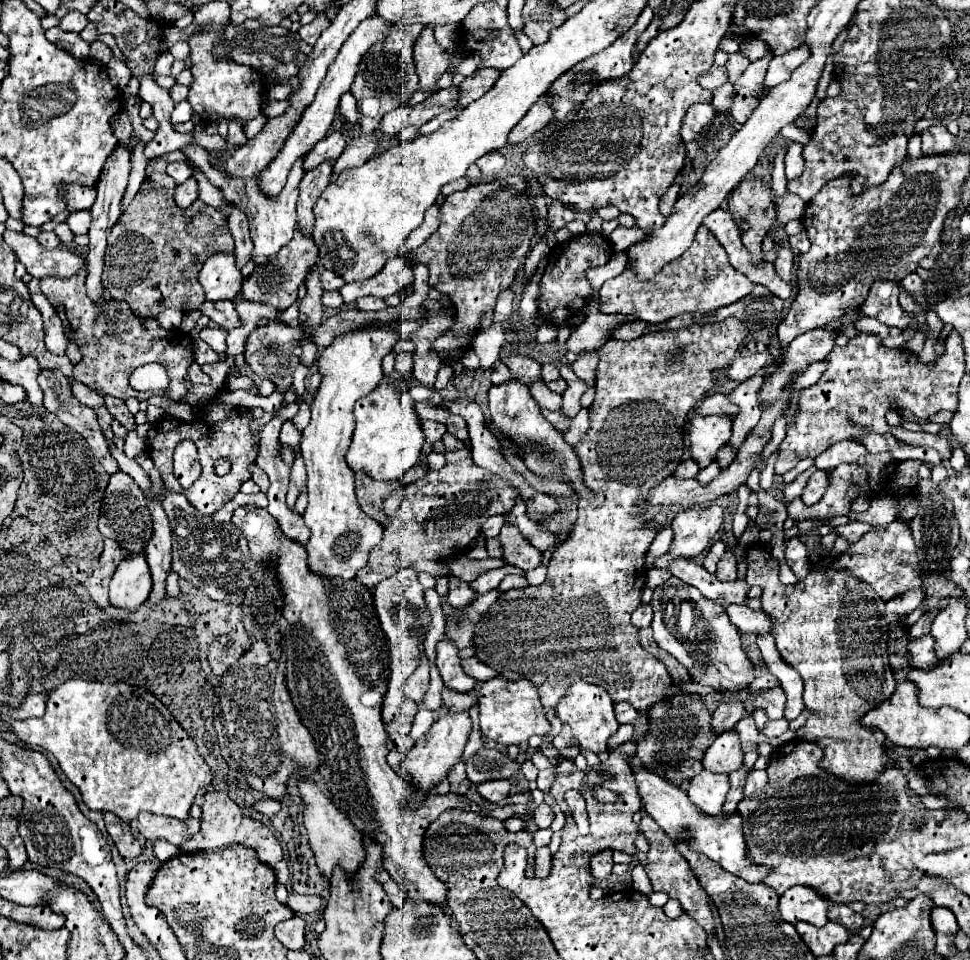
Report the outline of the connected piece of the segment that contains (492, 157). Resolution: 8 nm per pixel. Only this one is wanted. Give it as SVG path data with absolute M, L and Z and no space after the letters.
M491 151L491 153L483 155L483 157L477 161L477 165L479 165L479 169L481 169L481 173L483 173L483 175L487 175L487 177L495 177L495 175L503 169L505 159L503 159L503 155L501 155L501 153Z

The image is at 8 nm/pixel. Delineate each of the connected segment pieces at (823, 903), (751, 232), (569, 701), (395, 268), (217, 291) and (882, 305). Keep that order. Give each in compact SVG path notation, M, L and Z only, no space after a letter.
M795 885L779 899L779 911L785 921L807 921L815 927L823 927L829 921L827 911L831 905L831 899L827 899L825 895L817 893L813 887L807 885Z
M747 175L743 183L739 183L729 197L729 209L737 221L749 223L749 229L741 233L743 245L755 263L763 263L761 241L775 219L775 205L771 191L759 175Z
M583 681L571 685L567 695L557 703L555 711L557 711L557 717L573 729L577 743L583 749L589 749L593 753L607 751L609 749L607 747L609 737L619 729L619 723L615 719L615 711L613 711L613 701L607 695L607 691L599 685L591 685L591 683L583 683Z
M397 255L385 263L385 267L371 279L359 281L359 283L347 283L339 289L343 301L355 303L359 297L365 295L377 295L377 297L387 297L391 293L401 291L403 287L409 287L413 283L413 269L405 261L405 257Z
M215 253L207 259L199 271L199 283L205 289L207 299L233 299L243 281L241 271L235 265L235 253Z
M889 280L875 281L869 289L867 299L859 307L859 311L867 317L879 319L889 327L899 329L917 329L917 319L905 317L899 301L899 285Z

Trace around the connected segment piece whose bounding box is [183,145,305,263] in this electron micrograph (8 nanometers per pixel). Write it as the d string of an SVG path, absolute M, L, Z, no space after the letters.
M195 145L193 149L187 147L187 149L183 149L183 153L187 153L187 157L207 175L209 181L223 191L223 195L225 195L225 199L229 203L237 203L245 211L245 215L249 219L251 239L253 239L253 245L255 245L255 249L253 249L255 263L265 263L267 257L277 255L279 249L291 241L293 231L295 231L295 225L297 225L295 203L297 203L297 195L299 195L299 181L301 181L301 177L305 173L303 171L303 159L305 157L301 157L299 161L293 163L293 167L289 171L289 177L287 177L287 183L281 189L281 193L277 197L269 197L259 187L261 185L263 171L259 175L255 175L255 177L229 177L227 173L223 173L223 171L215 169L210 165L208 160L209 154L203 147L199 147L199 145Z

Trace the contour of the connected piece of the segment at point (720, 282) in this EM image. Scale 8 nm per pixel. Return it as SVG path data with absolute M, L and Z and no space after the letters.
M701 227L691 247L681 257L669 261L657 275L639 281L635 271L631 267L625 267L625 271L619 277L603 283L599 299L603 301L601 311L605 313L623 313L647 323L663 323L685 311L703 313L731 305L745 297L751 291L751 287L753 283L747 279L747 275L731 267L725 249L717 243L711 231Z

